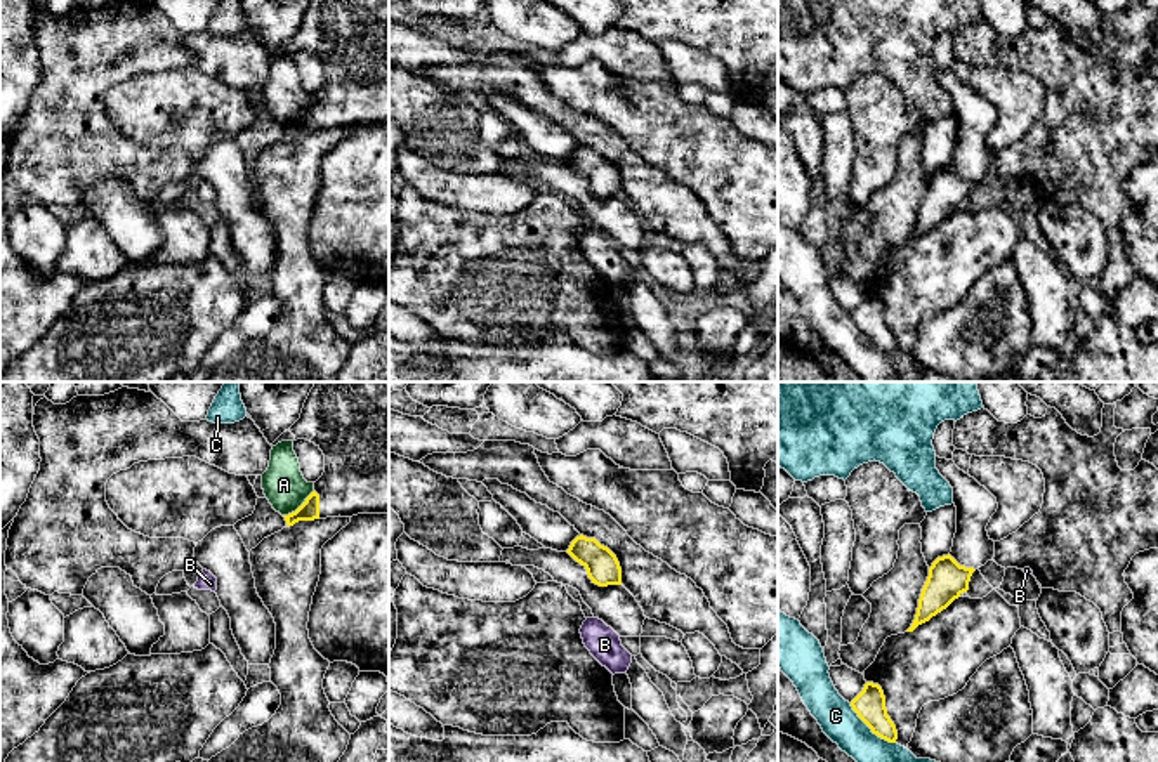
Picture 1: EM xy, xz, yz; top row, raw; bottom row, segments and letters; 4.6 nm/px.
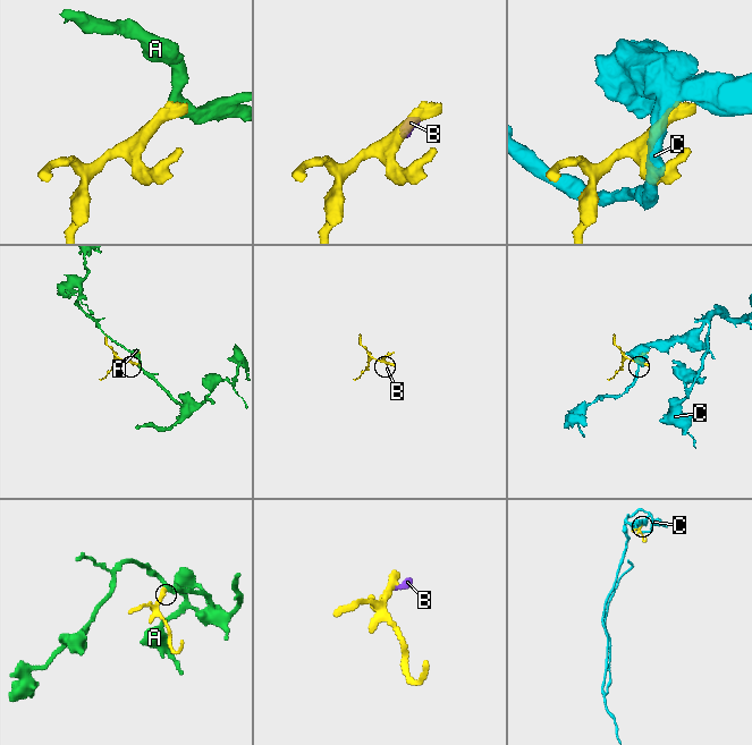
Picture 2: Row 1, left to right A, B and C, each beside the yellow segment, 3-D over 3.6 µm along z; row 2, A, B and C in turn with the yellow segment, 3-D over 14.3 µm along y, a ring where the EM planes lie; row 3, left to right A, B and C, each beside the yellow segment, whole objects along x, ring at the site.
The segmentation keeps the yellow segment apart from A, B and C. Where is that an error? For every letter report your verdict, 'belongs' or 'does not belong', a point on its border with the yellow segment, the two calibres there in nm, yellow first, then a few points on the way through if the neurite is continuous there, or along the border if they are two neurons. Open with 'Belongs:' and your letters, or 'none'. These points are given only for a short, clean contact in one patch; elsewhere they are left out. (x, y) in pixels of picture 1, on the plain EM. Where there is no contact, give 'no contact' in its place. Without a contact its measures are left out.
Belongs: B
A: does not belong; meets yellow in xy at (301, 117); 90 nm thick on the yellow side, 200 nm on the other; border along xy (313, 101), (294, 122), (283, 127)
B: belongs; meets yellow in xy at (203, 190); 20 nm thick on the yellow side, 60 nm on the other; runs through xy (203, 188), (203, 190), (210, 195)
C: does not belong; meets yellow in yz at (870, 339); 140 nm thick on the yellow side, 240 nm on the other; border along yz (849, 315), (874, 344), (894, 354)

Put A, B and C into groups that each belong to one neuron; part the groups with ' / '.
A / B / C

